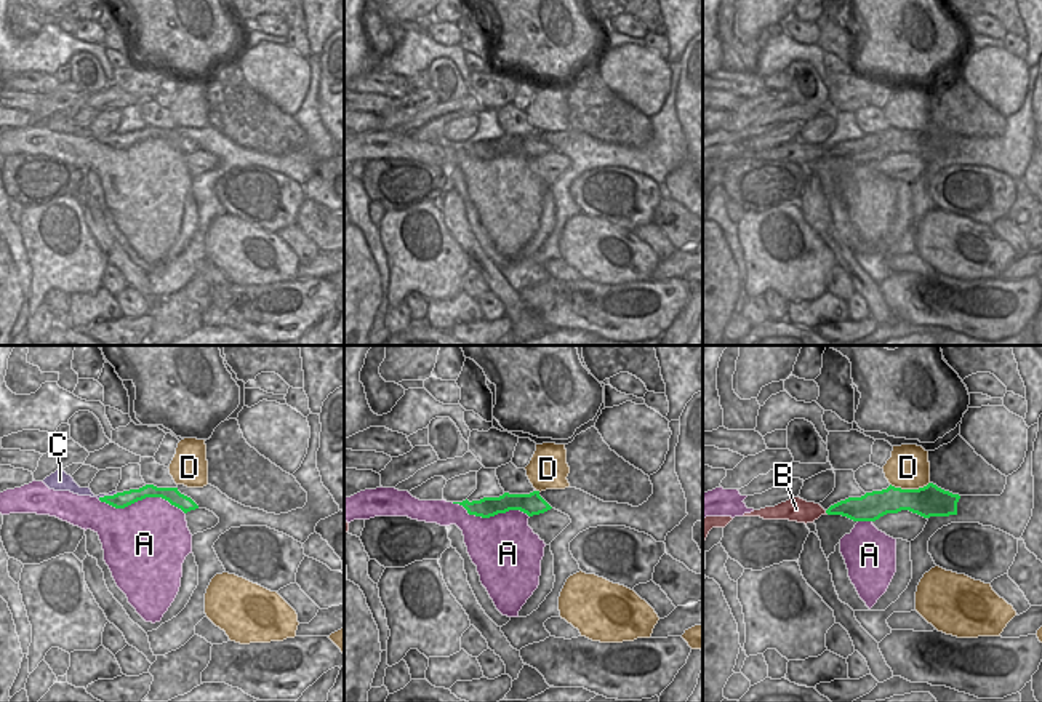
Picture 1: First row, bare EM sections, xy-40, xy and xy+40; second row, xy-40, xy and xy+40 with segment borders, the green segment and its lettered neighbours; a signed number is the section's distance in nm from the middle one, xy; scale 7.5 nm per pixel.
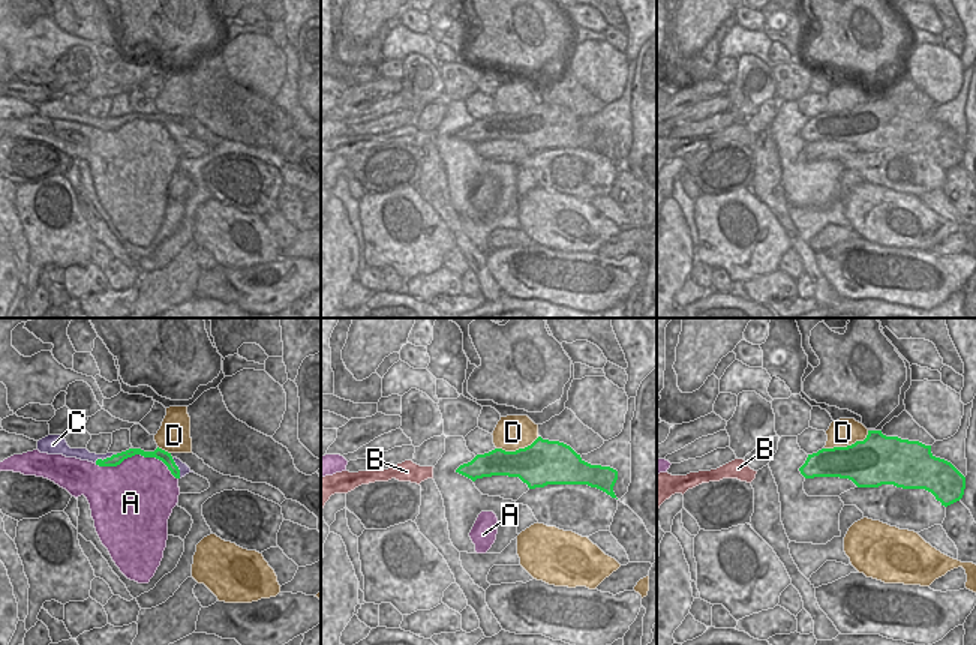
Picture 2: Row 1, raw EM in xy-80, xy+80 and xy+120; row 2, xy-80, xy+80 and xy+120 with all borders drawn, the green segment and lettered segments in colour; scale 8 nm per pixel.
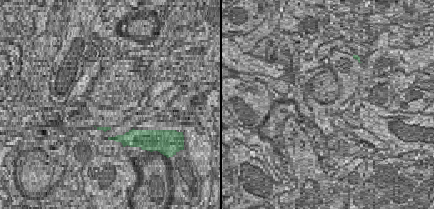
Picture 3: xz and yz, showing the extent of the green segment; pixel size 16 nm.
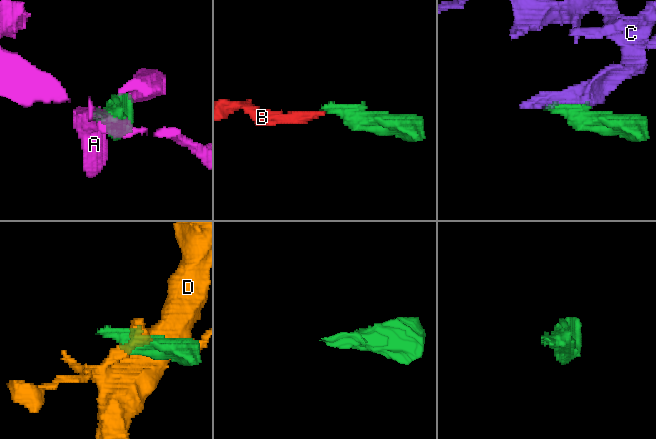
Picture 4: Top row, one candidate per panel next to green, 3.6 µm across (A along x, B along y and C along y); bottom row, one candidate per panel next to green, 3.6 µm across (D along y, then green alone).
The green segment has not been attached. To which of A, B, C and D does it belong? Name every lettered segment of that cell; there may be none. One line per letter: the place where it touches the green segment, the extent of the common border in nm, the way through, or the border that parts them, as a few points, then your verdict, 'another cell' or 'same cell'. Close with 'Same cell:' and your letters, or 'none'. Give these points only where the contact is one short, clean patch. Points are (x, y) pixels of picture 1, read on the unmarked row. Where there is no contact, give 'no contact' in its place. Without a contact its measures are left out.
A: xy-40 (141, 141) | 650 nm | another cell
B: xy+40 (826, 154) | 50 nm | across xy+40 (858, 151), (826, 154), (796, 151) | same cell
C: xy-40 (108, 138) | 160 nm | another cell
D: xy+40 (909, 131) | 300 nm | another cell
Same cell: B

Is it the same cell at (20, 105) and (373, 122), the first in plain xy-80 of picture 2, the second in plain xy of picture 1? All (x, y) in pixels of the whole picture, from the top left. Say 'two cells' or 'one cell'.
one cell

